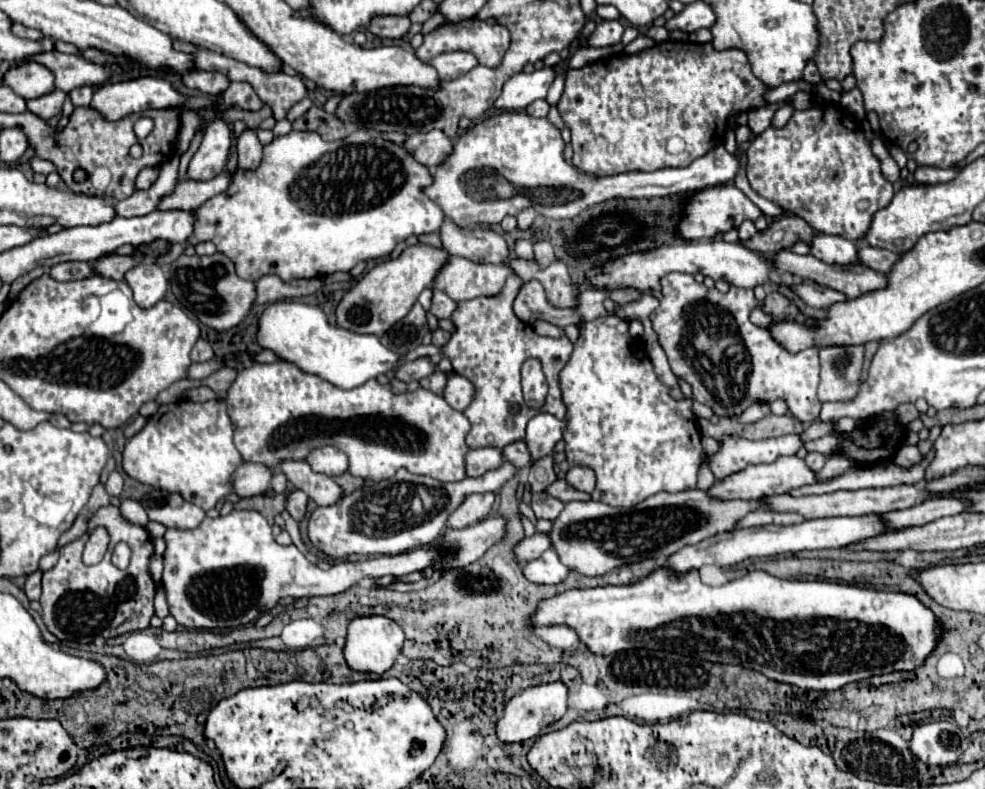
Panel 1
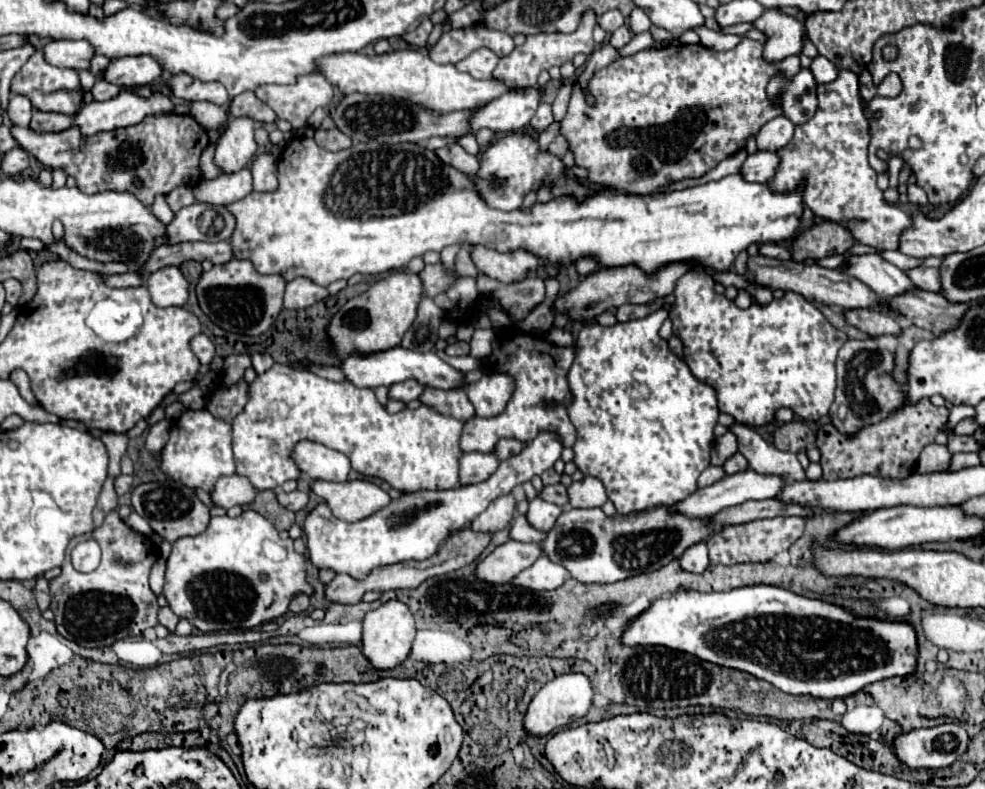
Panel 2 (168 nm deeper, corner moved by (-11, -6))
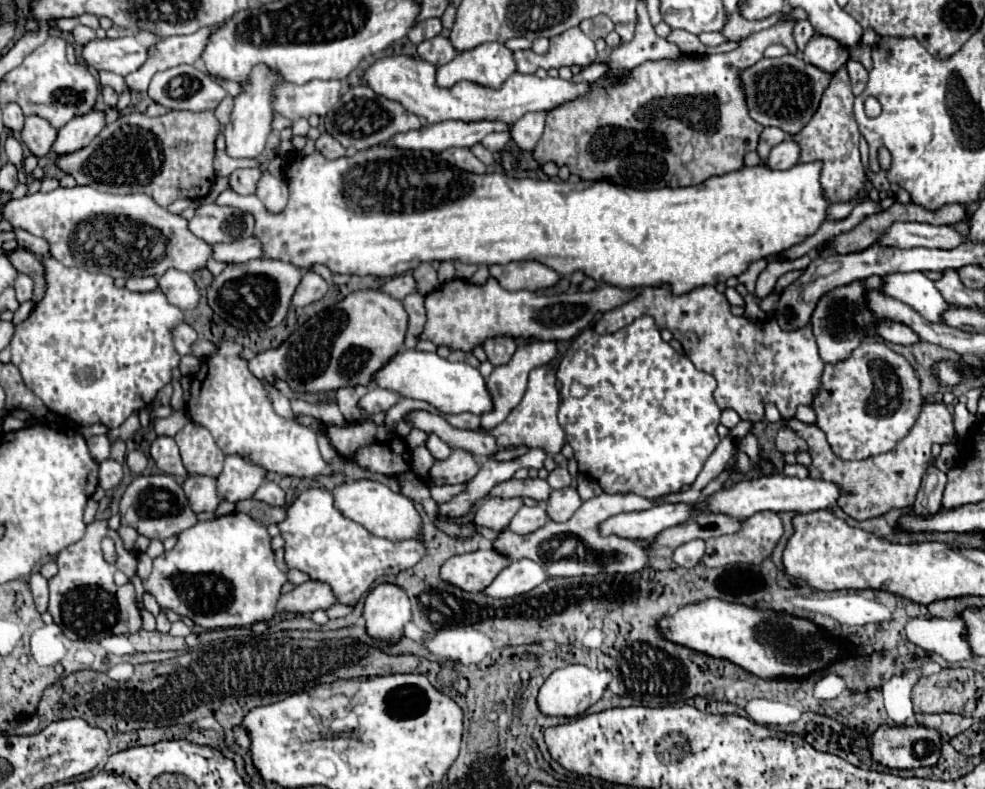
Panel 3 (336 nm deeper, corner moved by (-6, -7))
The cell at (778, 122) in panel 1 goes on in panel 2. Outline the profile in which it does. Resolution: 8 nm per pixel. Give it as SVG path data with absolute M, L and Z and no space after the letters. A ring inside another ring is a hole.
M775 117L775 121L769 121L763 125L763 129L757 133L757 149L759 151L779 151L785 147L793 137L795 125L787 121L787 117Z

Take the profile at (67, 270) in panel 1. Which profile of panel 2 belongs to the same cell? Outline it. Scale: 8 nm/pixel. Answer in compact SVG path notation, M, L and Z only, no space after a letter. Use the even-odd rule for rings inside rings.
M123 273L123 275L107 275L105 281L111 287L139 287L143 285L145 279L141 273Z

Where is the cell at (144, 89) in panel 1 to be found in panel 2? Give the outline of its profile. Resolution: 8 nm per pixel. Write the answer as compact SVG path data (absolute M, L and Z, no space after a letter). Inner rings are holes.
M121 91L111 101L87 103L73 119L73 125L81 129L81 137L91 137L101 131L113 131L119 127L135 125L143 117L153 113L169 113L173 103L163 93L153 93L149 99L137 97L129 91Z

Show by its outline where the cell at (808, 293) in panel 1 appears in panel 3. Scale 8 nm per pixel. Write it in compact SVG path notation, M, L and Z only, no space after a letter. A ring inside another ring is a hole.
M878 320L876 332L878 332L878 336L882 336L886 342L904 344L904 346L916 344L916 342L920 340L906 324L898 324L898 322L892 322L892 320Z

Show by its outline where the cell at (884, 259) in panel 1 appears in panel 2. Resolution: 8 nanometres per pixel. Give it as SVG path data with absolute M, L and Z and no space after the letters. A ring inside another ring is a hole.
M927 257L921 267L907 271L907 275L915 281L915 285L919 285L919 289L939 293L941 291L941 275L939 275L941 261L943 261L941 257Z

